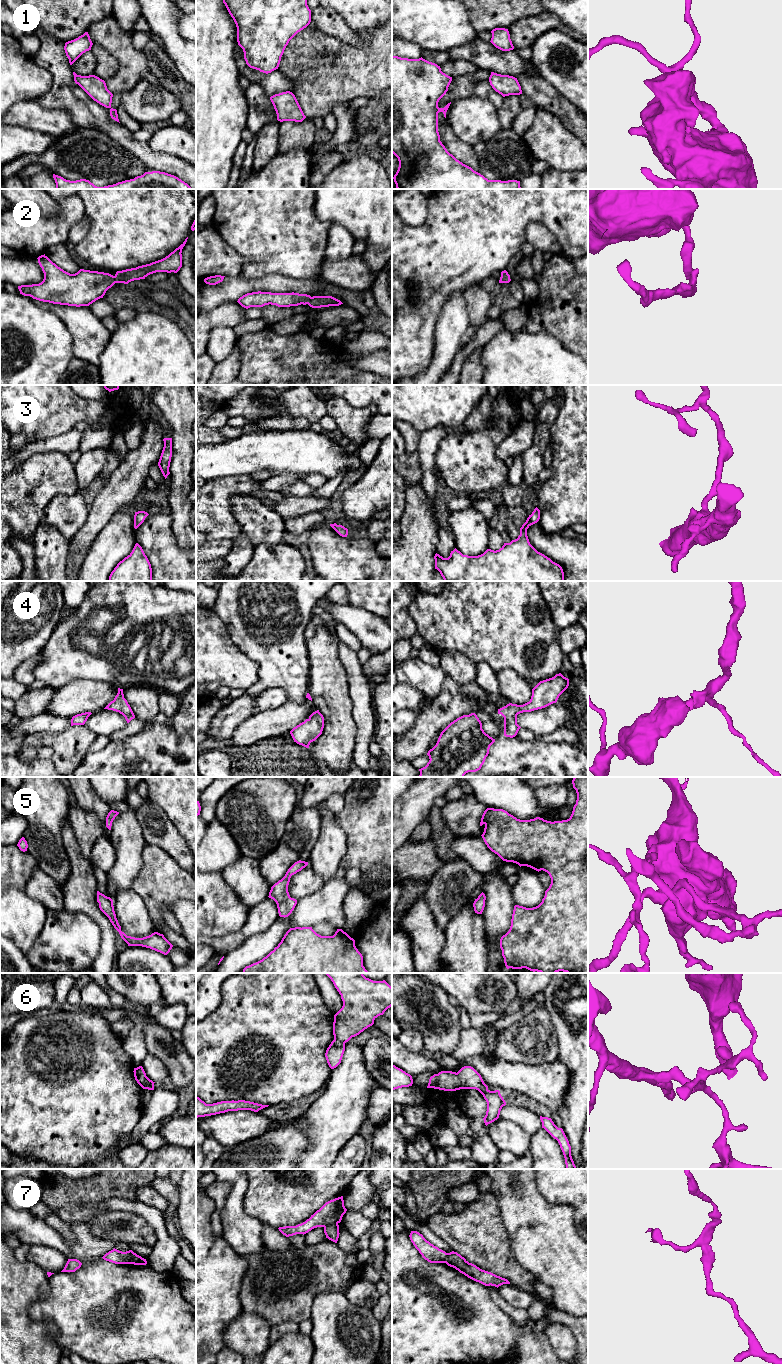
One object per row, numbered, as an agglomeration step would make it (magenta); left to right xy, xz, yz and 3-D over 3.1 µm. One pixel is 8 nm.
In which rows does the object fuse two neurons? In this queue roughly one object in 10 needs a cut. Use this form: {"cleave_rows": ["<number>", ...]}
{"cleave_rows": ["7"]}

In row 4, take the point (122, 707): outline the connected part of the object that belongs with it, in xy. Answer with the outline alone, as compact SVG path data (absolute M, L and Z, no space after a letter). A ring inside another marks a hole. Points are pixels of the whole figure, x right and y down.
M118 688L118 693L114 700L111 701L104 709L113 710L122 714L127 723L135 718L135 715L128 704L127 700L124 698L123 689Z

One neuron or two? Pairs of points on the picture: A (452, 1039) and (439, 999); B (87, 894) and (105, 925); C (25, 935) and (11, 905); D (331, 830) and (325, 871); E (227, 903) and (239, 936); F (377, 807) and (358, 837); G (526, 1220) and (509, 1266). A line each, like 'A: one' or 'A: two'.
A: one
B: one
C: one
D: one
E: two
F: one
G: two

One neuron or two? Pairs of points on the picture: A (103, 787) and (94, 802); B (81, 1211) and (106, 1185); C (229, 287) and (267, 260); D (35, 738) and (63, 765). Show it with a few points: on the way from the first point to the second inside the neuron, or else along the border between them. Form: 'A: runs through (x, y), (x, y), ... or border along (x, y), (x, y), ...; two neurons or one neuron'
A: border along (92, 787), (107, 804); two neurons
B: runs through (86, 1205), (100, 1191); one neuron
C: border along (241, 273), (250, 277), (269, 275); two neurons
D: runs through (45, 740), (49, 740), (64, 755); one neuron

